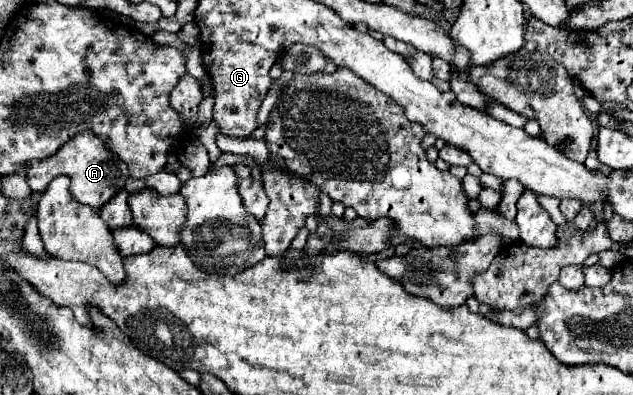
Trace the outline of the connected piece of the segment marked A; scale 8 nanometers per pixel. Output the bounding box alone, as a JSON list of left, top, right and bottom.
[26,132,128,208]

